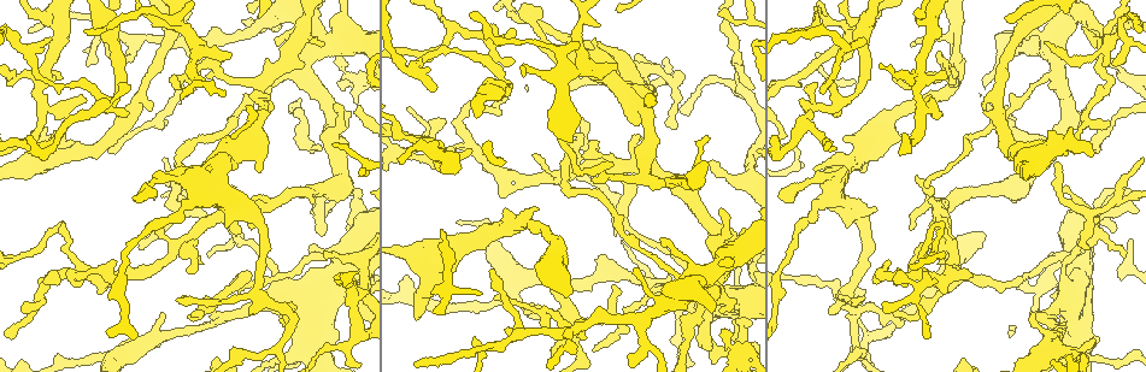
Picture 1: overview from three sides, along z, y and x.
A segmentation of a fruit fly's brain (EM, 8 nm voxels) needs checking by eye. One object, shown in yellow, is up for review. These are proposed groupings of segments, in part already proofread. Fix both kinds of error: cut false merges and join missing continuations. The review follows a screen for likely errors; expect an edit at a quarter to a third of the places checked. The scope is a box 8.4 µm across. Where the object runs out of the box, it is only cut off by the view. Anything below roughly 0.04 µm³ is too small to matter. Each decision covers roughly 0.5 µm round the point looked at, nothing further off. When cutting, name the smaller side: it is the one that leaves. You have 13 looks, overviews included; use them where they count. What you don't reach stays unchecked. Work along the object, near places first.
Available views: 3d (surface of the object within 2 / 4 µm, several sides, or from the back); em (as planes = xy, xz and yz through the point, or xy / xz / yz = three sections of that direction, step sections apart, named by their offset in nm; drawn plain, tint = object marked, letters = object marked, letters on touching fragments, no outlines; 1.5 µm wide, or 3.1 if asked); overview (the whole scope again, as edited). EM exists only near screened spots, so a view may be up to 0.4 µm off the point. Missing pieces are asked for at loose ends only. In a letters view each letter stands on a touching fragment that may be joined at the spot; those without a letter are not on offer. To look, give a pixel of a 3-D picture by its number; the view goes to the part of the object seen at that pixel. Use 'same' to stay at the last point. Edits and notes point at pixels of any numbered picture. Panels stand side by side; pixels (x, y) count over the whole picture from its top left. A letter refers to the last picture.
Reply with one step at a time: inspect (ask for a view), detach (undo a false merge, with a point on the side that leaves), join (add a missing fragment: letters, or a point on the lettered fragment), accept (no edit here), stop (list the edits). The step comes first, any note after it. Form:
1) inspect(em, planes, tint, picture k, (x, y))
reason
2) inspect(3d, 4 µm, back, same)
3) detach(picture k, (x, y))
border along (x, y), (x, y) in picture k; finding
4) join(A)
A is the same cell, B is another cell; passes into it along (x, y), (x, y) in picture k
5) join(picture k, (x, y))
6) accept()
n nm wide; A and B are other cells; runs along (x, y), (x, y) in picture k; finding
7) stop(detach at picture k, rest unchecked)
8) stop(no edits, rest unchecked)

inspect(em, xz, step 8, letters, picture 1, (512, 62))
an open end

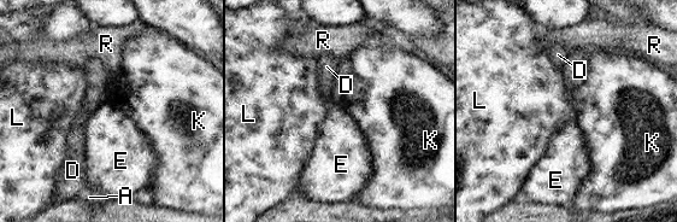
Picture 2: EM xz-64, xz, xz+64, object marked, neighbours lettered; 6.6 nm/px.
inspect(em, planes, letters, same)

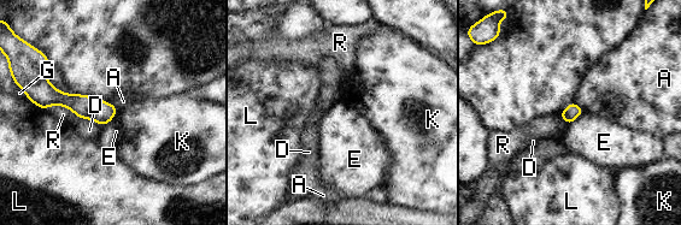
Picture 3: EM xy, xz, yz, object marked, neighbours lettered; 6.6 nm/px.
accept()
R touches over 220 nm; A, D, E, G, K, L and R are other cells; runs along (40, 98), (60, 98), (112, 111) in picture 3; none of them fits

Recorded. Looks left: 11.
inspect(3d, 4 µm, picture 1, (506, 100))
tapers out

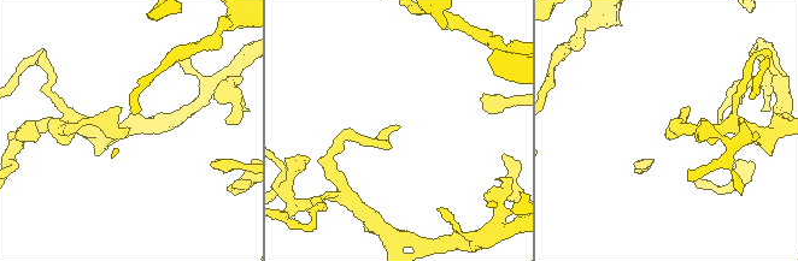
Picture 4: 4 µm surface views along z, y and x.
inspect(em, xz, step 4, letters, picture 4, (668, 128))

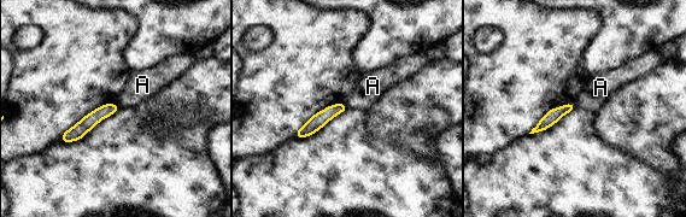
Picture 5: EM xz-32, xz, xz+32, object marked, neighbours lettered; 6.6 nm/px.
accept()
A is another cell; runs along (113, 106), (64, 138) in picture 5; none of them fits

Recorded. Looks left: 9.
inspect(em, xy, step 4, tint, picture 1, (48, 143))
a narrow waist

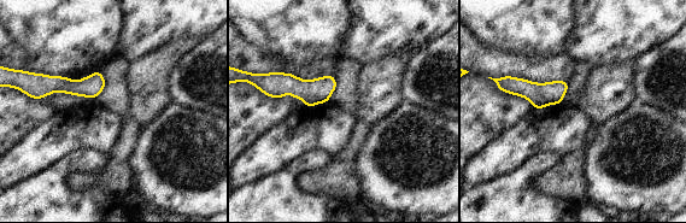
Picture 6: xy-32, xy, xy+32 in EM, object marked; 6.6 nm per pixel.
inspect(em, yz, step 8, letters, same)

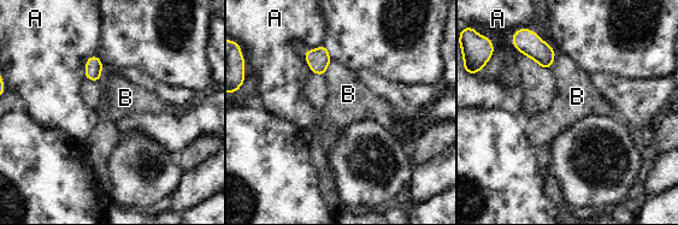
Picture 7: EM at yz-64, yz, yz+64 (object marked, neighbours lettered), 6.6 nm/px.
accept()
A and B are other cells; border along (324, 43), (305, 52), (311, 71) in picture 7; continuous, no second cell

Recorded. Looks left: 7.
inspect(em, yz, step 8, tint, picture 1, (930, 223))
tapers out

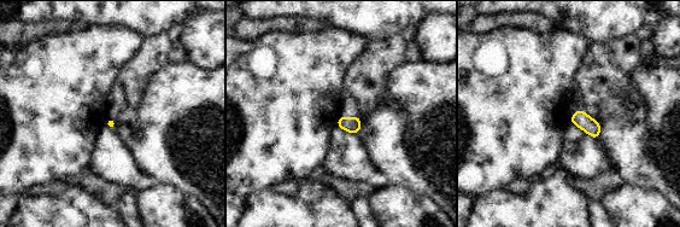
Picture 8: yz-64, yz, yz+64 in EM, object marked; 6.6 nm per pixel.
inspect(em, planes, letters, same)

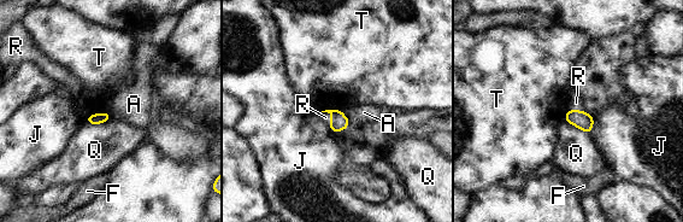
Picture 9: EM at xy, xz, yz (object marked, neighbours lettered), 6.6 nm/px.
join(R)
Q touches over 180 nm; R is the same cell, A, F, J, Q and T are other cells; passes into it along (339, 122), (331, 115), (325, 117) in picture 9; it goes on there

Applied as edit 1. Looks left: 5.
inspect(em, planes, letters, picture 1, (168, 123))
tapers out

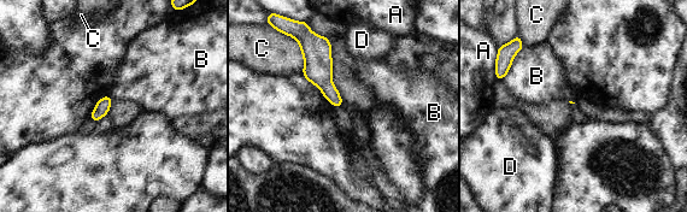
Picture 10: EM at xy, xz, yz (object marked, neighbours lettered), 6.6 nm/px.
accept()
A, B, C and D are other cells; border along (524, 46), (515, 56), (503, 80) in picture 10; none of them fits

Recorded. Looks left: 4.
stop(join at picture 9, rest unchecked)

